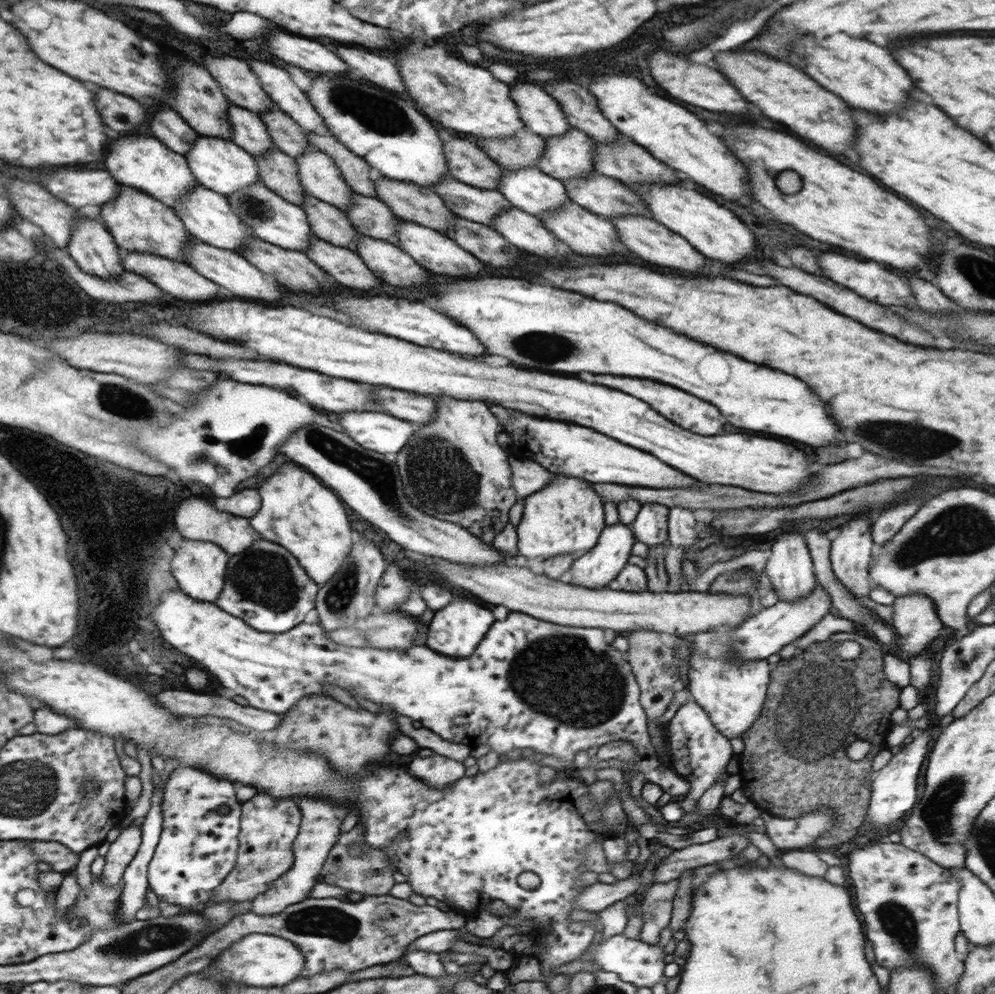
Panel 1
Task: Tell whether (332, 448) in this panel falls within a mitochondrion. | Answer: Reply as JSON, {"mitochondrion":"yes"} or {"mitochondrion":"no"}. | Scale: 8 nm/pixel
{"mitochondrion":"yes"}

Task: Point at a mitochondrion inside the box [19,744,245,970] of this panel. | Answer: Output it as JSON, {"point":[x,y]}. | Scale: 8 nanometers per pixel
{"point":[148,939]}

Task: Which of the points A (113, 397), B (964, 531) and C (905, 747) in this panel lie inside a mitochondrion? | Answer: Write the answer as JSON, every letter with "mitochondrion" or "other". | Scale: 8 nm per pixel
{"A":"mitochondrion","B":"mitochondrion","C":"other"}

